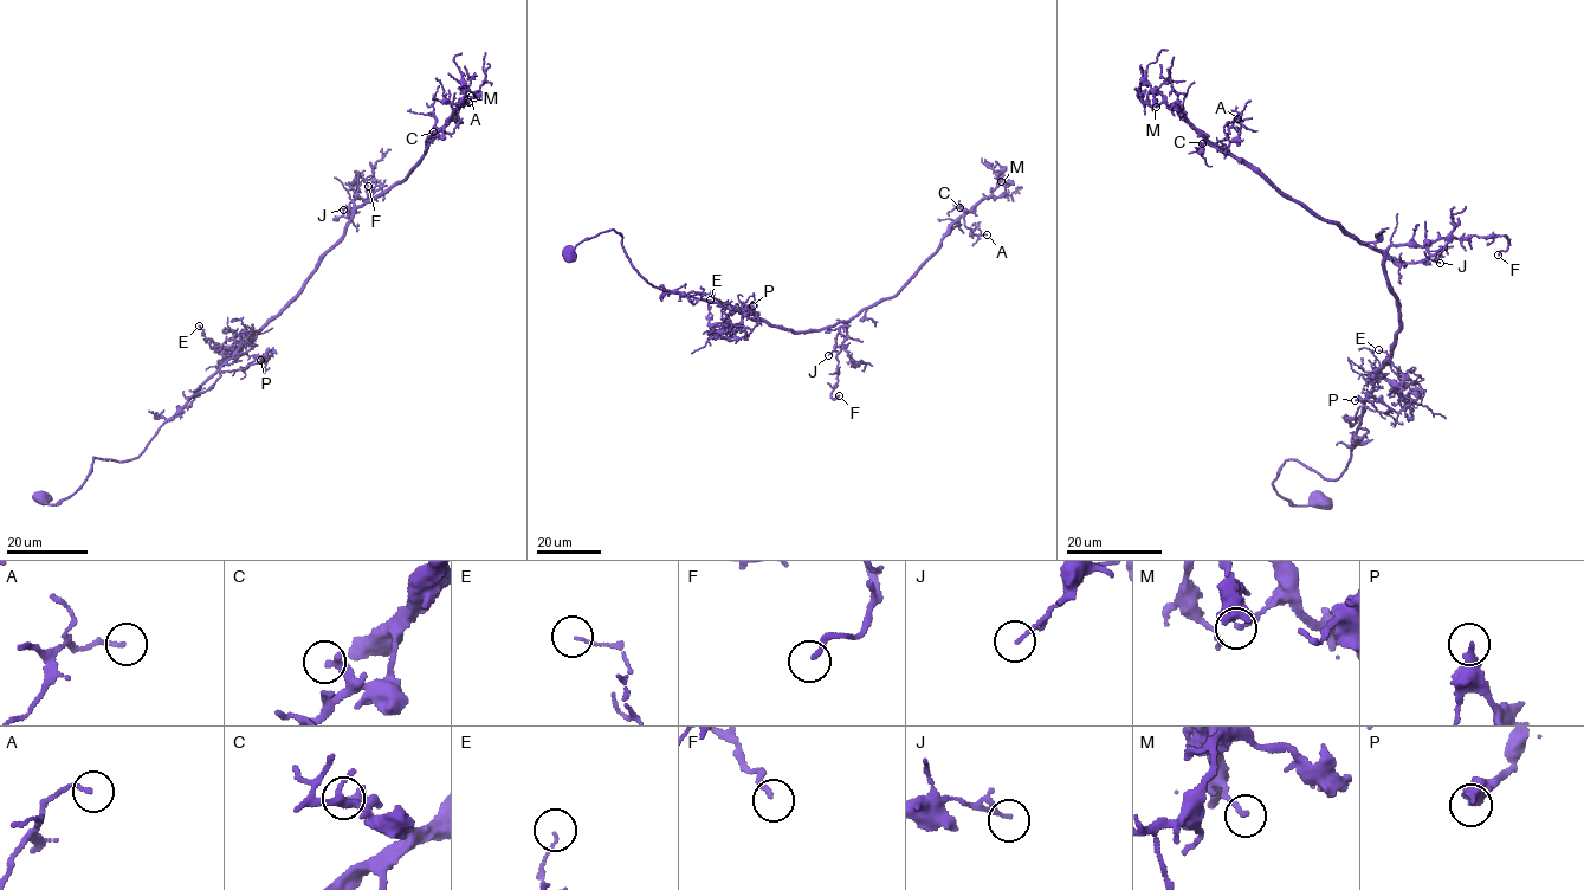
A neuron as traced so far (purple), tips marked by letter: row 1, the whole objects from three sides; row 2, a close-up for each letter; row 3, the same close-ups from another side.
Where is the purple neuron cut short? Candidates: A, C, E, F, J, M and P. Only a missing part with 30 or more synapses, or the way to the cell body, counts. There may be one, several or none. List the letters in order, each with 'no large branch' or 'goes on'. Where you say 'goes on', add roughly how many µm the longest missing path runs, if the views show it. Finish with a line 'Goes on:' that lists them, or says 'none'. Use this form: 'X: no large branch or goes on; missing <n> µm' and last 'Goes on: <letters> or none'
A: no large branch
C: no large branch
E: no large branch
F: no large branch
J: no large branch
M: no large branch
P: no large branch
Goes on: none

